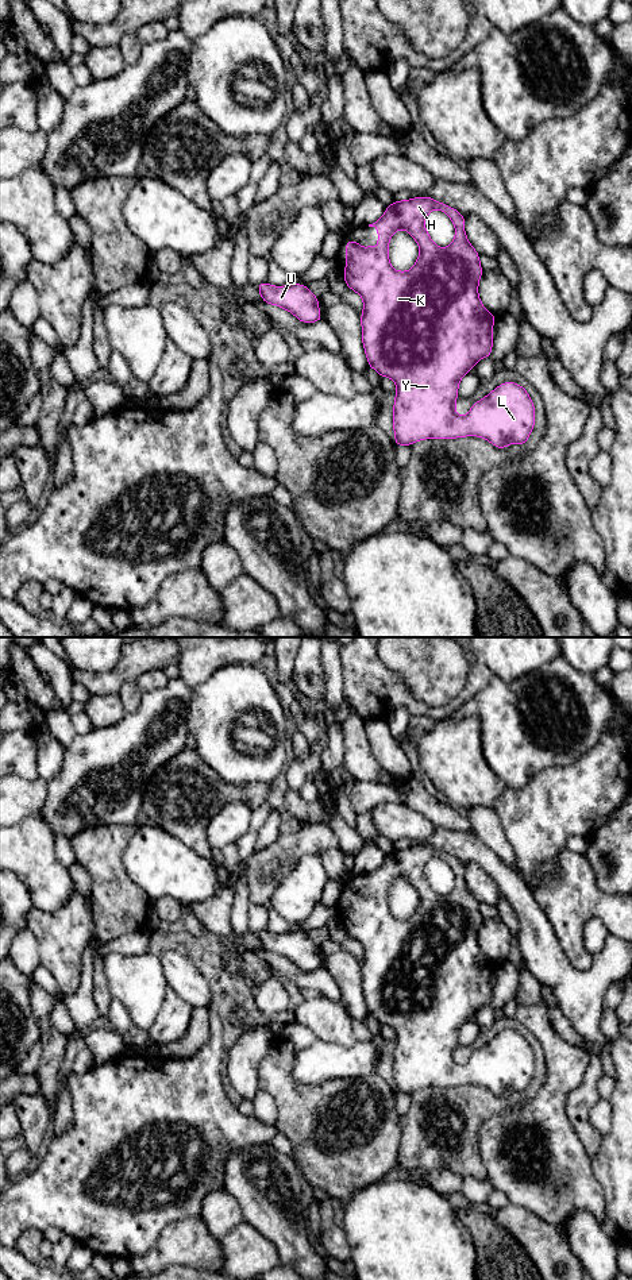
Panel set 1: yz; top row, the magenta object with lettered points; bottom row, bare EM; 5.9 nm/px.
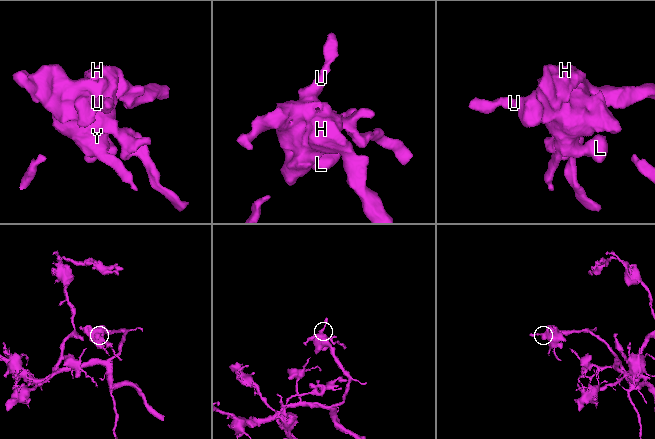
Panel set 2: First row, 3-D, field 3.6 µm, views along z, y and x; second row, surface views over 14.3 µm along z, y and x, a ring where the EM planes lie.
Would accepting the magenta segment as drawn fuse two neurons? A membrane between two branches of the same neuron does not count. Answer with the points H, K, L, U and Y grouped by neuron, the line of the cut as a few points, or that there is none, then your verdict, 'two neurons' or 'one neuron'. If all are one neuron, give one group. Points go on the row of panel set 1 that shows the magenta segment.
H K L U Y | no cut | one neuron

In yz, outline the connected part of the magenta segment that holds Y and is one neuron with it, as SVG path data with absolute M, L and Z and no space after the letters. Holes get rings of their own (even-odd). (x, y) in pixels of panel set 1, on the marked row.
M416 197L394 201L386 207L384 216L369 227L378 228L378 250L373 250L370 242L365 251L358 242L347 240L343 278L347 286L363 298L361 323L367 363L381 377L392 378L397 386L393 406L396 446L411 446L431 437L455 439L470 435L483 437L497 448L506 448L509 443L525 444L535 425L535 406L527 390L515 382L497 386L485 398L475 402L465 417L455 412L460 378L473 370L479 359L492 355L492 329L496 320L496 316L485 309L478 297L482 267L478 252L465 234L465 216L431 197ZM433 209L443 211L455 225L455 239L447 248L435 244L425 230L424 219ZM397 230L406 230L420 247L420 255L409 271L396 271L389 262L389 240Z

